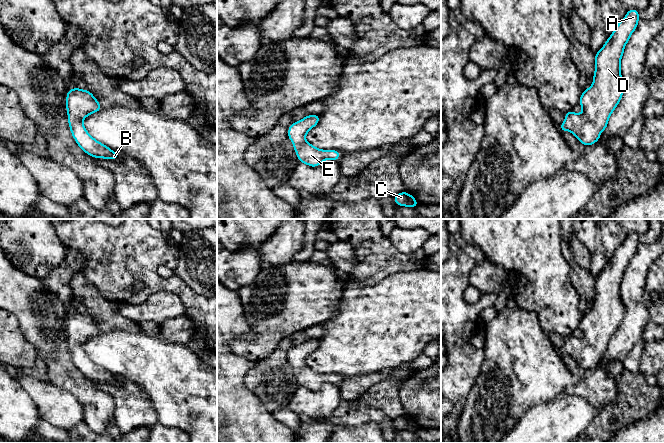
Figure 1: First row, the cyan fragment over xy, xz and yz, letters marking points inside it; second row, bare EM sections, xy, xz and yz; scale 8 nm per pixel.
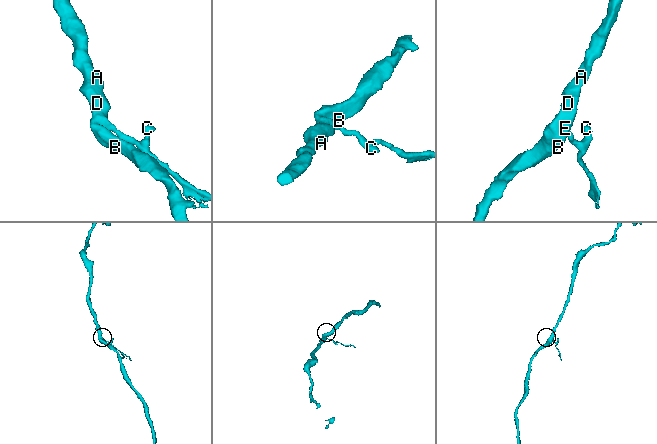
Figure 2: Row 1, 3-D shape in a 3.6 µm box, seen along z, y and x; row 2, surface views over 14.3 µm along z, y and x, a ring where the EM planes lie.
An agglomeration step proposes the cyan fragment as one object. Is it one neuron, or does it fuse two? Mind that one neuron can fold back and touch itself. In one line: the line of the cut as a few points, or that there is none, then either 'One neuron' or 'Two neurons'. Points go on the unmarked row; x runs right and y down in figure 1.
No split. One neuron

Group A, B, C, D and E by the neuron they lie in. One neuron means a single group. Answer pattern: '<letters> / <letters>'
A B C D E

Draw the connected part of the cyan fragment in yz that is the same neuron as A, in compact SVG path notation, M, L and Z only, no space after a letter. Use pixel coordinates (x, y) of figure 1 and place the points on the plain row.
M629 233L604 270L595 277L593 307L582 315L579 323L582 337L565 337L559 353L573 357L584 370L591 370L600 363L601 356L607 353L608 344L621 325L625 312L621 281L638 247L639 235Z

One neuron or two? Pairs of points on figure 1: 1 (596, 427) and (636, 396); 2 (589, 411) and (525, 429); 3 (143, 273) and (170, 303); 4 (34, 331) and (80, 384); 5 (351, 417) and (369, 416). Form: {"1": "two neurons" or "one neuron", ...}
{"1": "one neuron", "2": "one neuron", "3": "two neurons", "4": "one neuron", "5": "one neuron"}

